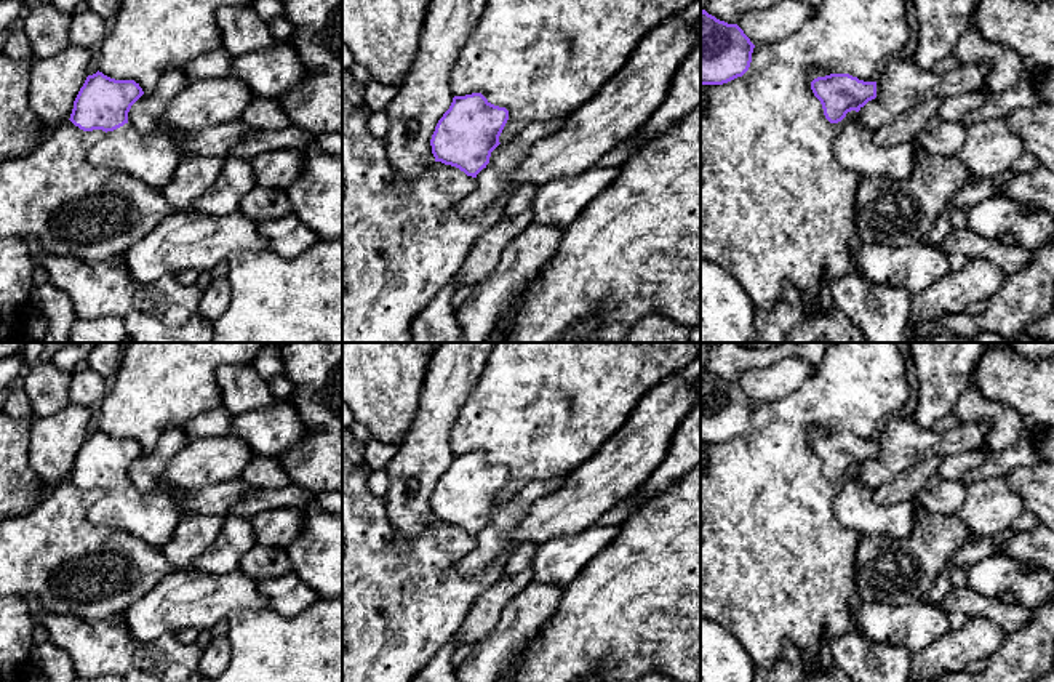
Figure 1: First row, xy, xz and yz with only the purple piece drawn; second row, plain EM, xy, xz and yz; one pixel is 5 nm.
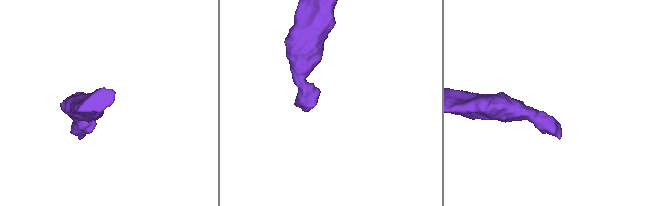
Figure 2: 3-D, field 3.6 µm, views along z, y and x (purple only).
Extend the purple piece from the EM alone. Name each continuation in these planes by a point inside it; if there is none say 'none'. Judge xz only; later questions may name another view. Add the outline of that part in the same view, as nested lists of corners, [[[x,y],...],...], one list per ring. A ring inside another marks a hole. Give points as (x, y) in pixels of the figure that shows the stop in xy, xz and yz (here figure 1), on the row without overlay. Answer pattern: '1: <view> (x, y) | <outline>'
none

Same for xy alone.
1: xy (152, 517) | [[[130,482],[107,490],[88,519],[101,528],[126,530],[155,549],[163,549],[181,520],[174,499],[160,490],[142,493]]]

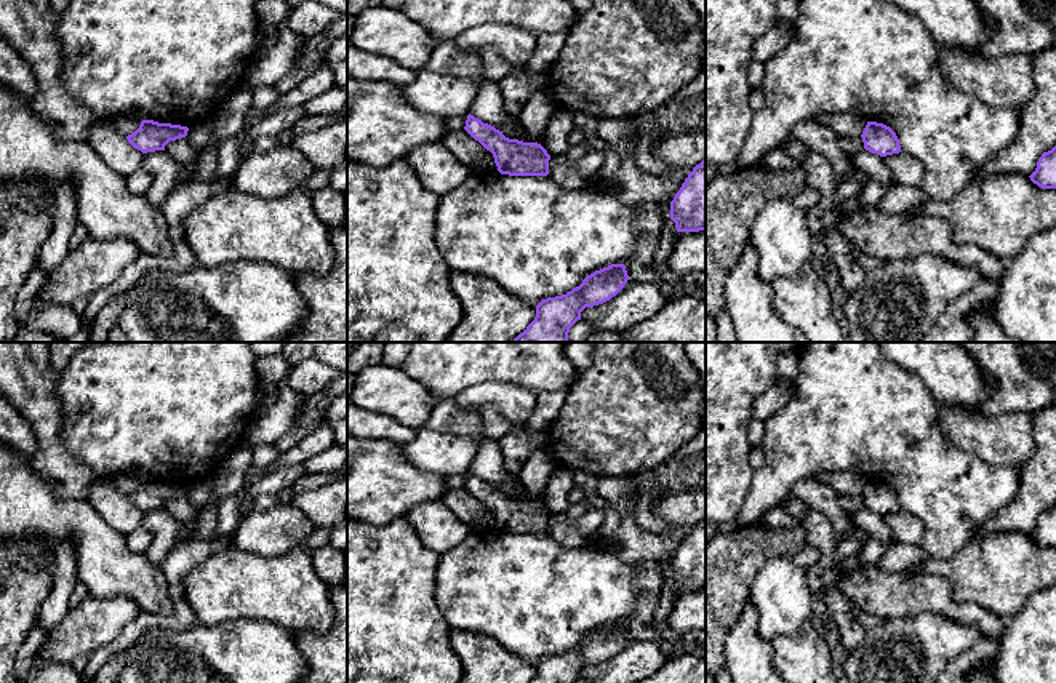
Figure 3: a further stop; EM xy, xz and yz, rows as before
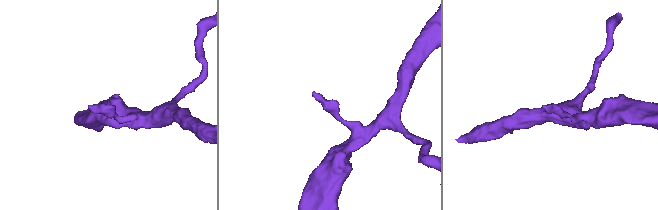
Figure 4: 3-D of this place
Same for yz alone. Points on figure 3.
none

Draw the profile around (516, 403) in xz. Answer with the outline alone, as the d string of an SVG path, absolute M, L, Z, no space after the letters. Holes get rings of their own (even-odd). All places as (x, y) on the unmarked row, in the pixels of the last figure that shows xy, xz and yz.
M483 382L459 392L454 401L466 413L478 414L483 406L494 406L514 427L525 427L538 395L507 382Z

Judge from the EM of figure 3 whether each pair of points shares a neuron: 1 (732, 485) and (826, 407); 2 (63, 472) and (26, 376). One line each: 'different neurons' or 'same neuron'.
1: different neurons
2: same neuron

